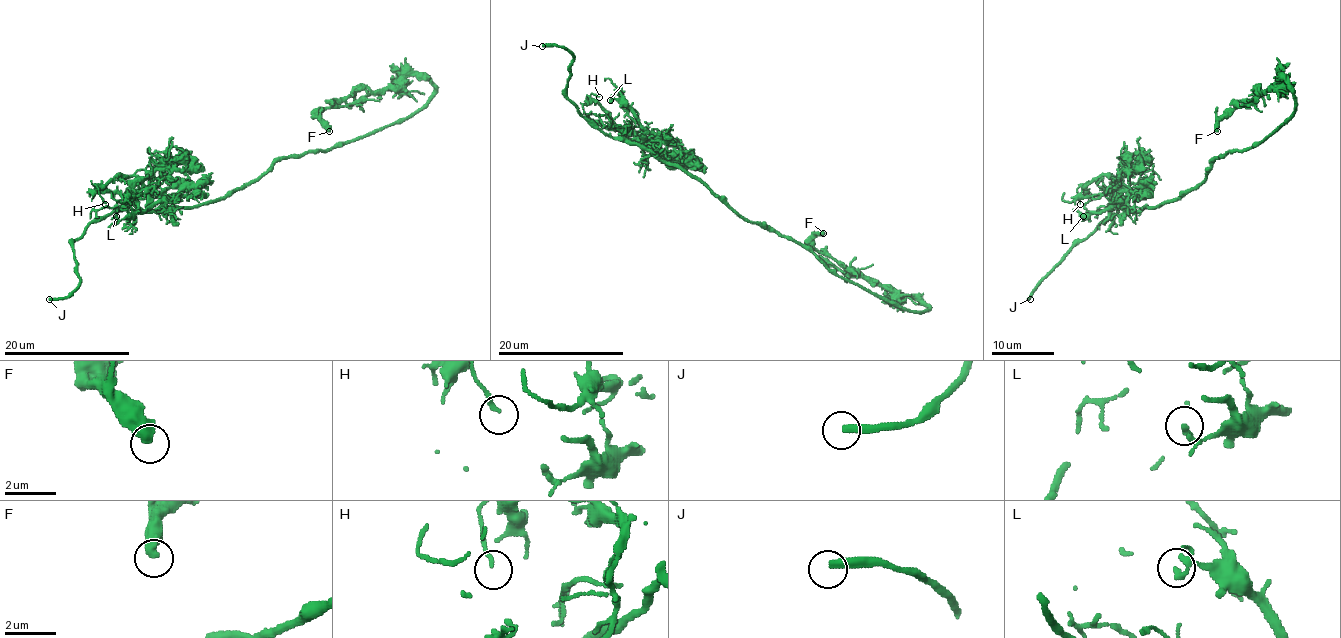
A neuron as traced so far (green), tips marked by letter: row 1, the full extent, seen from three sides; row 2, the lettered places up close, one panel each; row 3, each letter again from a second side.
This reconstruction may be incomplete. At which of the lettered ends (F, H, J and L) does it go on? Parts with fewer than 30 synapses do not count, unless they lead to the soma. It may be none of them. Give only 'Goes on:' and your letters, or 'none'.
Goes on: J

